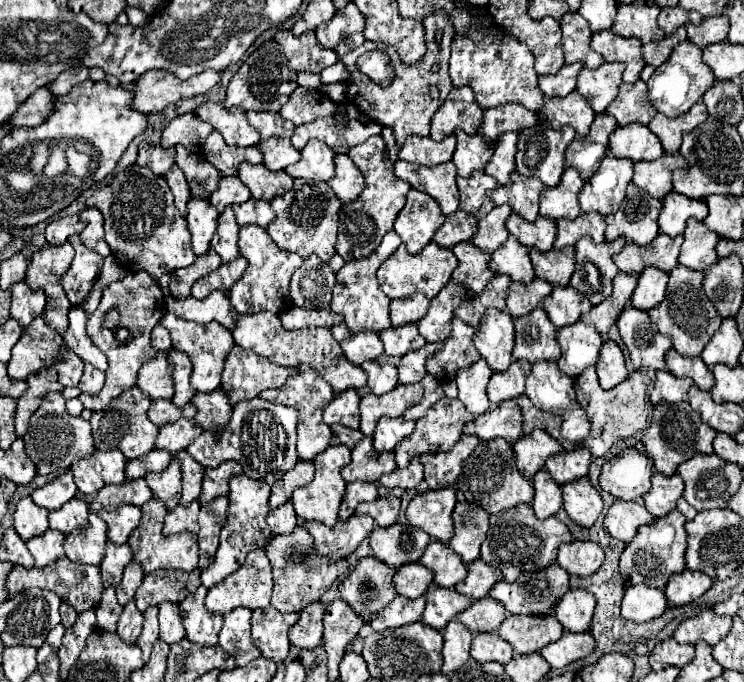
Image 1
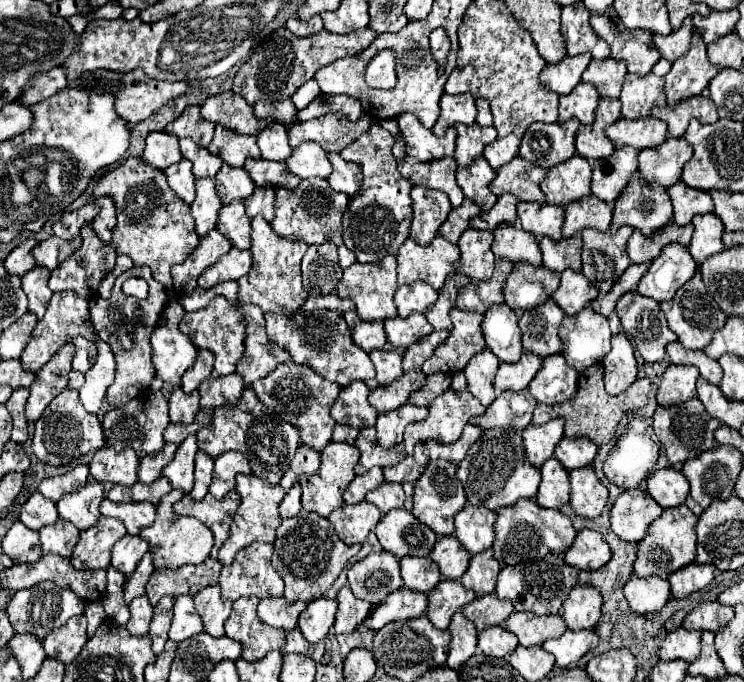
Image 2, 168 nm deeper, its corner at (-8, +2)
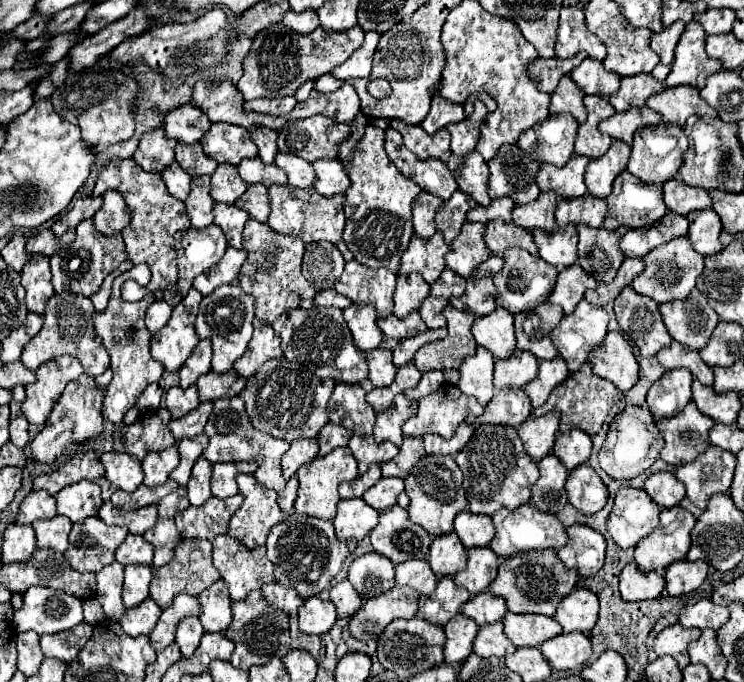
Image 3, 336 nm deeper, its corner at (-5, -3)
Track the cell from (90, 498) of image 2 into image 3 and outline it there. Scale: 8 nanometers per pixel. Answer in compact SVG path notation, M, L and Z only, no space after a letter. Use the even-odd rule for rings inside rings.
M79 481L61 489L55 499L57 513L69 517L73 523L83 523L83 519L97 515L103 503L101 487L91 481Z

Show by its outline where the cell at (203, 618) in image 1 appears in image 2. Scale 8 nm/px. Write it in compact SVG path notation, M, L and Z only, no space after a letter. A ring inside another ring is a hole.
M216 584L200 590L194 596L194 606L204 622L204 630L214 638L224 636L224 622L230 616L232 604L220 598L220 586Z

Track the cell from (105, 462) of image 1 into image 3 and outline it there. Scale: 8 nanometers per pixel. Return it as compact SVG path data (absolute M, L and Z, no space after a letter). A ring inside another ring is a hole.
M103 453L101 463L105 465L105 477L111 485L123 491L135 491L143 483L141 461L133 459L127 453Z

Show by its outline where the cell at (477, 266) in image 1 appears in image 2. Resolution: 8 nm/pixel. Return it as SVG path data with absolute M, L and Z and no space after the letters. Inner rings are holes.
M468 228L460 240L460 266L458 274L464 274L472 280L488 280L494 272L494 254L490 250L492 246L492 232L488 230L472 230Z

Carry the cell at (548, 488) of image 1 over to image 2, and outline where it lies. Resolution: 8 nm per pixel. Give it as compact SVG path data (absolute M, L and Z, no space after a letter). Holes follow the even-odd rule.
M556 458L546 460L544 466L540 468L540 472L542 472L542 482L540 482L540 490L536 496L538 504L542 508L558 508L560 510L570 500L568 472Z

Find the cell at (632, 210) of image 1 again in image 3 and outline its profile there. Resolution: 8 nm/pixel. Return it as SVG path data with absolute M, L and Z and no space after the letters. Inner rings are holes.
M623 171L613 181L613 191L607 197L607 203L609 211L603 227L609 231L621 225L633 229L647 227L667 213L661 187L653 183L641 183L629 171Z

